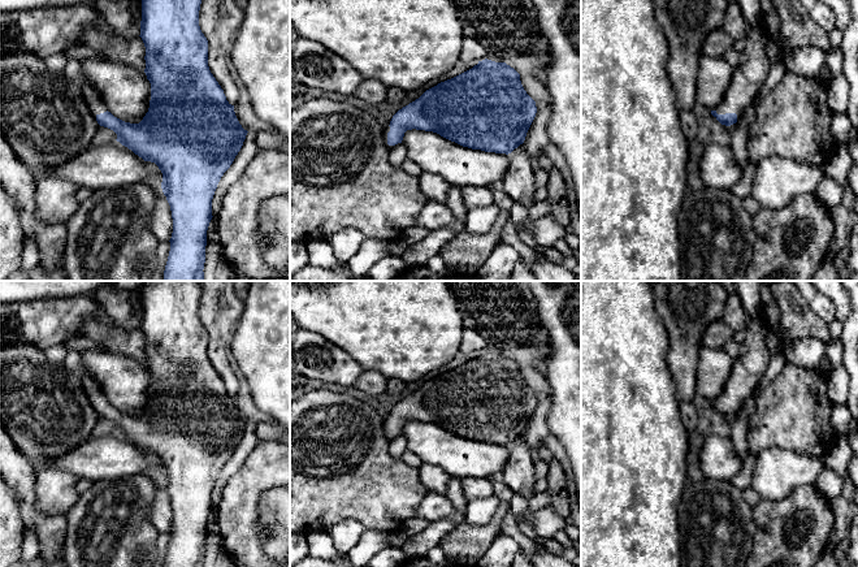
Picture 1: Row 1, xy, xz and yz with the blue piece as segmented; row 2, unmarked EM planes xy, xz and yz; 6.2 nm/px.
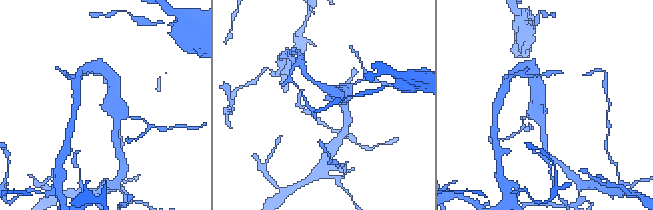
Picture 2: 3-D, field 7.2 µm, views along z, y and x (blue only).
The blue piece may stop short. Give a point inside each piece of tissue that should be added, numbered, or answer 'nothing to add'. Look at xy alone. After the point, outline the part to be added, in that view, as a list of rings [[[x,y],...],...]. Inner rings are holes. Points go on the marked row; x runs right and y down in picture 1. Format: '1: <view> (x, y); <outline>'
1: xy (91, 95); [[[82,82],[81,86],[82,86],[83,96],[86,101],[91,105],[92,112],[95,114],[107,112],[107,107],[104,101],[101,100],[98,90],[86,82]]]

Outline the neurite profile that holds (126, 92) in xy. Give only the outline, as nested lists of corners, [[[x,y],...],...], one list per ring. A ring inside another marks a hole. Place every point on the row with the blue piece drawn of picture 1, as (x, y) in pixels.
[[[88,59],[81,62],[79,82],[98,90],[108,112],[130,124],[143,120],[151,100],[151,83],[144,70],[110,60]]]

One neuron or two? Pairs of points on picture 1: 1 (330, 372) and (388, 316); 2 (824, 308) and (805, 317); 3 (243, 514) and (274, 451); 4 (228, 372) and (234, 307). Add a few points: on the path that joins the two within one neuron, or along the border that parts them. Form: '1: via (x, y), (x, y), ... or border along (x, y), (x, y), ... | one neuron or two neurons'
1: border along (323, 337), (343, 349), (364, 369) | two neurons
2: border along (801, 294), (809, 307), (826, 323) | two neurons
3: via (243, 498), (245, 488), (265, 467) | one neuron
4: via (221, 356), (221, 323) | one neuron

